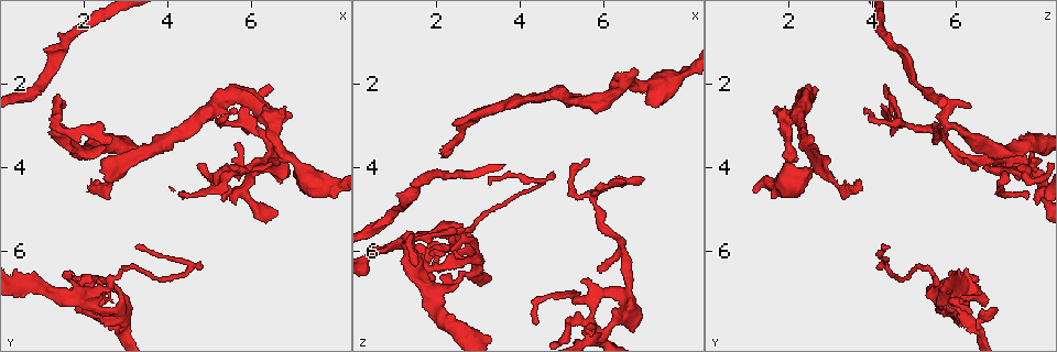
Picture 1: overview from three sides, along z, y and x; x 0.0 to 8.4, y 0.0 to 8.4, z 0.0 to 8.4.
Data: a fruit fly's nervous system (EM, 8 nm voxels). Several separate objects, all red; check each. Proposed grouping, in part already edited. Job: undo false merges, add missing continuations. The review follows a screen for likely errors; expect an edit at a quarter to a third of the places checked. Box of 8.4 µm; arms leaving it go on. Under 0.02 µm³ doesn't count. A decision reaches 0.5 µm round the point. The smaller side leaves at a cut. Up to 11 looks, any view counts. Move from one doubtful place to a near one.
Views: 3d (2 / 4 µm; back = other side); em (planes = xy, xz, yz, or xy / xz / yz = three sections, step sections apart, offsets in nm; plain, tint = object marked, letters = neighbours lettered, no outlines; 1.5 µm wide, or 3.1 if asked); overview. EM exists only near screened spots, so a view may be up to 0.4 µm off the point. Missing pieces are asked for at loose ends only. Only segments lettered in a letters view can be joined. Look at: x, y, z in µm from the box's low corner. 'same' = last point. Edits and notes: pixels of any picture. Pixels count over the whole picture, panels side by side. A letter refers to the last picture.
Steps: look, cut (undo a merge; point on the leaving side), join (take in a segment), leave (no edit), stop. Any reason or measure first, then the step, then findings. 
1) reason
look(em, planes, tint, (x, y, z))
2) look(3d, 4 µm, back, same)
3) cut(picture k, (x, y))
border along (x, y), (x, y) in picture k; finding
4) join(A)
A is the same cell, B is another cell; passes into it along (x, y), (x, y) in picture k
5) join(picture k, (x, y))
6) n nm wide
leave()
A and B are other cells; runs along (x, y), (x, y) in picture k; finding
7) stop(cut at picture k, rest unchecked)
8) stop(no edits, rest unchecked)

a narrow waist
look(em, planes, plain, (6.60, 3.90, 7.35))

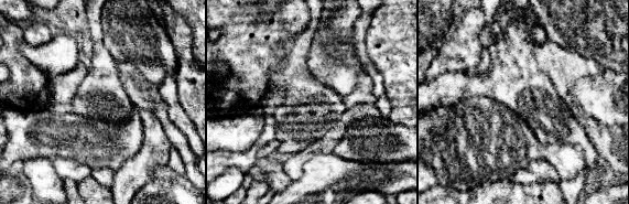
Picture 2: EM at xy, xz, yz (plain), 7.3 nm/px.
see the neighbours
look(em, planes, letters, same)

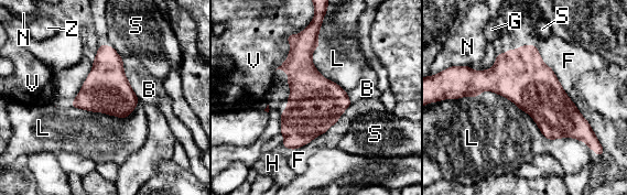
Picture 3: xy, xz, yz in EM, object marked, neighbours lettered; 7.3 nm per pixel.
L touches over 1050 nm
leave()
B, F, G, H, L, N, S, V and Z are other cells; border along (452, 98), (587, 145) in picture 3; all the same neuron

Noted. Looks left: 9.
end of a long branch
look(3d, 4 µm, (3.25, 5.90, 4.40))

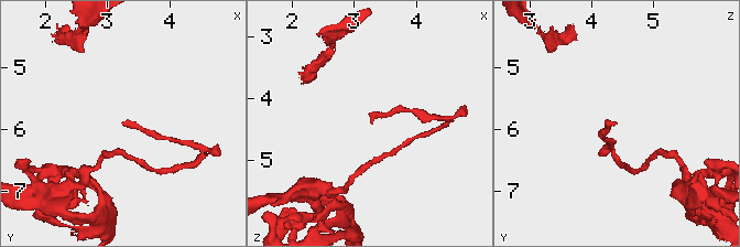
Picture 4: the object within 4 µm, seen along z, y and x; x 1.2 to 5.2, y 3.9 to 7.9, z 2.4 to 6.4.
need the tissue
look(em, xy, step 4, letters, (3.30, 5.90, 4.40))

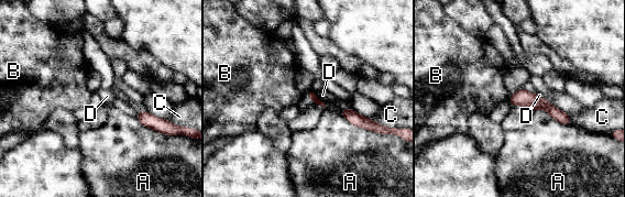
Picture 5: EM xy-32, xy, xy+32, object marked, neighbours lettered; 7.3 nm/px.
look(em, planes, letters, same)

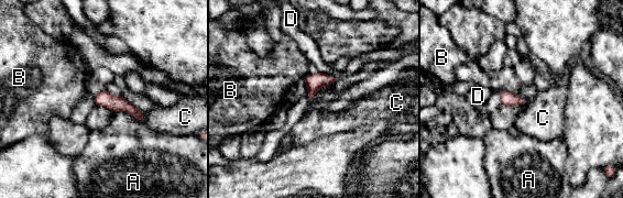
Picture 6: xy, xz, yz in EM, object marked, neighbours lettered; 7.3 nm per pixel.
leave()
A, B, C and D are other cells; none of them fits

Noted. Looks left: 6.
branch stops here
look(em, yz, step 8, letters, (2.15, 4.30, 3.70))

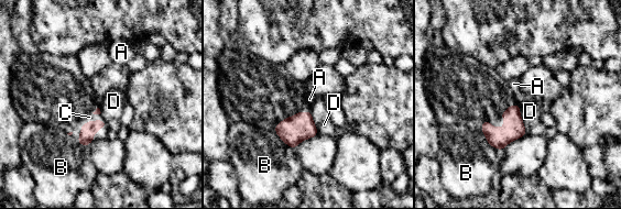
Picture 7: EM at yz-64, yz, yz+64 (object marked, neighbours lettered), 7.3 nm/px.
another direction
look(em, planes, letters, same)

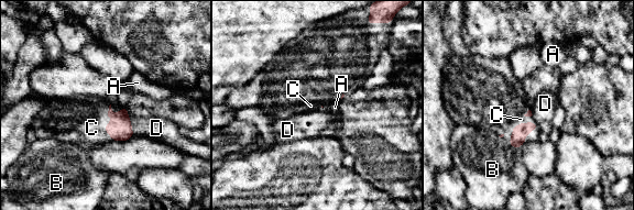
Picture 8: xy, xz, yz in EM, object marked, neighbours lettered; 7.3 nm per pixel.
join(C)
C is the same cell, A, B and D are other cells; it goes on there

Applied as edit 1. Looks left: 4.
free end
look(em, planes, tint, (2.50, 3.55, 6.80))

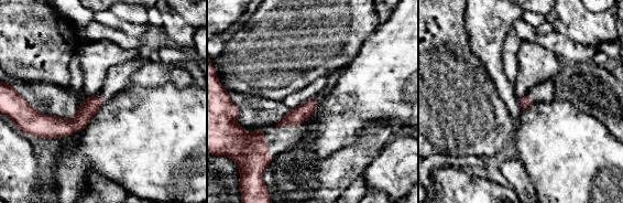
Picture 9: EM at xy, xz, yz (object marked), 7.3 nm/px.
look(em, planes, letters, same)

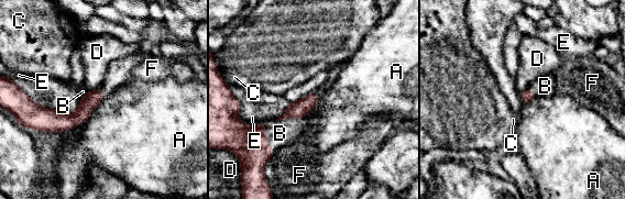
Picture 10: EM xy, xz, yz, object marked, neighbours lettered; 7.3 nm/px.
B touches over 320 nm
join(B)
B is the same cell, A, C, D, E and F are other cells; it goes on there

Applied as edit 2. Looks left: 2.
stop(join at picture 8, join at picture 10, rest unchecked)

